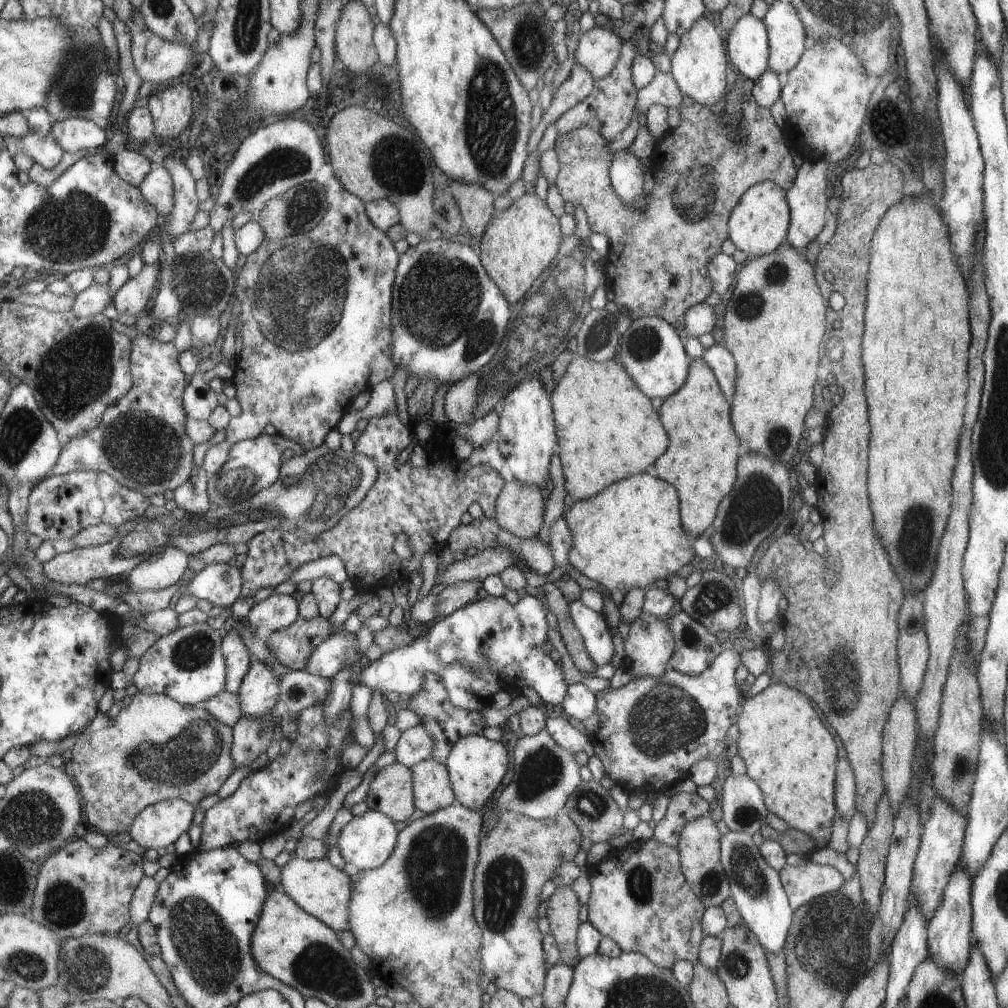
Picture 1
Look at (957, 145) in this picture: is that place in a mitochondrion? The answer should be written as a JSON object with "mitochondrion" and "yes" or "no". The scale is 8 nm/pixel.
{"mitochondrion":"no"}

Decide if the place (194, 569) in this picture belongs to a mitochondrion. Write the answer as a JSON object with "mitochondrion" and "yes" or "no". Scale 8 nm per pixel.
{"mitochondrion":"no"}

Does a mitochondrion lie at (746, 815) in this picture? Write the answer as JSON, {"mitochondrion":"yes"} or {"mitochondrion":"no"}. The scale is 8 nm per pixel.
{"mitochondrion":"yes"}

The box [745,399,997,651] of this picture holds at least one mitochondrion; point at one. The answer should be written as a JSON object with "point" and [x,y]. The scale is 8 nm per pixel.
{"point":[915,544]}

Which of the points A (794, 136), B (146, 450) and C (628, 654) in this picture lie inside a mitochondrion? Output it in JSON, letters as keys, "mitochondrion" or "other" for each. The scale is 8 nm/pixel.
{"A":"other","B":"mitochondrion","C":"other"}

